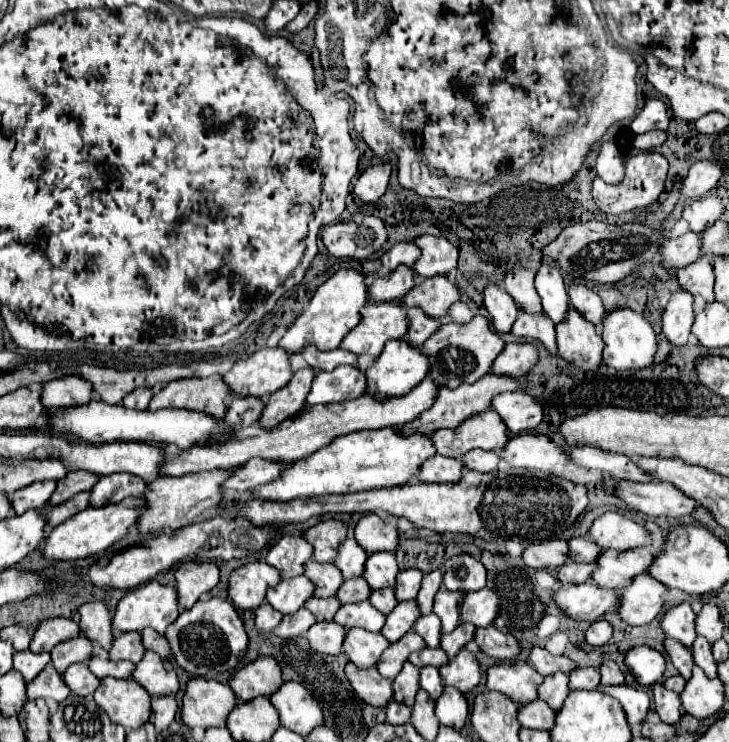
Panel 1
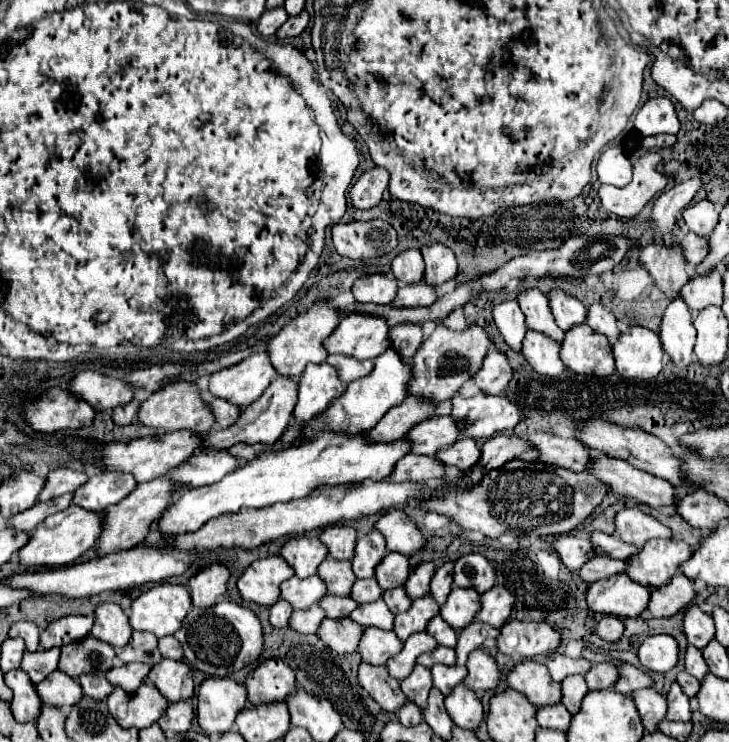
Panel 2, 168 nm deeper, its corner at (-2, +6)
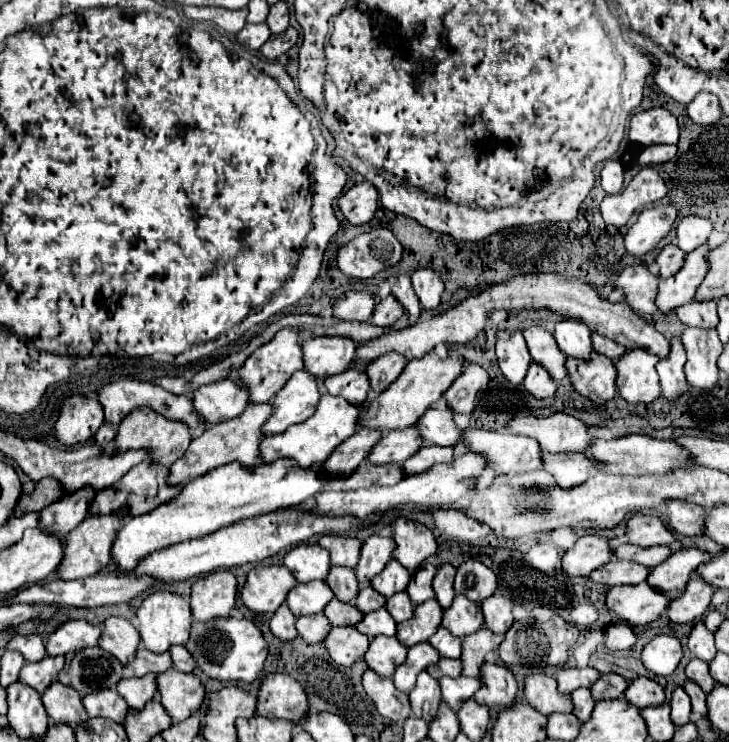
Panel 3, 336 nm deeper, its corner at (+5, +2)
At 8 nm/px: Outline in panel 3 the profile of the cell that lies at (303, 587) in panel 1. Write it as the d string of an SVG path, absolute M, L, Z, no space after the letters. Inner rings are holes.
M311 581L311 583L299 583L291 593L287 595L287 605L293 611L295 617L303 615L315 615L323 613L327 603L333 599L333 591L325 581Z

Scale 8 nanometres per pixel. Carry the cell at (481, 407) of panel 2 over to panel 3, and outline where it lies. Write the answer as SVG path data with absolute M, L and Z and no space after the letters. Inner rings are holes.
M427 409L415 427L423 443L431 445L455 445L463 433L455 425L451 409Z

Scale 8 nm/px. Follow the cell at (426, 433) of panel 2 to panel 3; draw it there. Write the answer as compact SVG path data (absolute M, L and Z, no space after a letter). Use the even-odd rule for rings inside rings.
M407 427L403 431L387 431L381 435L377 445L369 451L367 461L375 465L383 463L403 463L409 459L423 443L415 433L415 427Z

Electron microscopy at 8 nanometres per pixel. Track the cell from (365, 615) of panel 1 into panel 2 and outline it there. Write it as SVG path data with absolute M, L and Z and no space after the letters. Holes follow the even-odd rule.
M382 599L358 605L352 613L348 613L348 617L352 621L356 621L358 625L362 625L362 627L378 625L382 629L392 629L392 623L394 623L394 615L392 615L392 611L386 607L386 603ZM370 621L382 621L382 623L370 623Z

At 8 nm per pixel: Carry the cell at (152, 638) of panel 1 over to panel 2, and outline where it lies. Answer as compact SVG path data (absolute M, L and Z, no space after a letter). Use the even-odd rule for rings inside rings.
M170 635L170 637L162 637L158 639L158 649L164 657L170 657L170 659L182 659L182 647L178 645L178 641Z

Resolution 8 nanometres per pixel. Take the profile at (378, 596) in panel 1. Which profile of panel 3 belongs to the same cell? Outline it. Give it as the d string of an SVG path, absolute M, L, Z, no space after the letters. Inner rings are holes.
M403 591L403 593L395 593L393 597L389 597L385 609L395 617L397 623L411 619L411 617L413 617L413 611L415 611L415 607L413 607L413 603L411 603L411 599L407 597L405 591Z

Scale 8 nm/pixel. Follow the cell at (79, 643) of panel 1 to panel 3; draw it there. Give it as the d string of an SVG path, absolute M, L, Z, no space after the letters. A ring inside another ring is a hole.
M87 647L67 655L67 665L57 679L85 697L101 689L115 689L123 679L123 667L101 647Z

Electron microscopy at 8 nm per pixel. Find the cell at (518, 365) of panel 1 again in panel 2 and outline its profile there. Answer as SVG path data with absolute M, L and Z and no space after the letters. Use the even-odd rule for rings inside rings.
M490 349L490 353L486 355L486 361L482 363L482 369L474 375L474 381L478 389L482 389L484 393L500 395L506 391L508 383L512 381L512 375L514 375L514 369L508 357L498 349Z

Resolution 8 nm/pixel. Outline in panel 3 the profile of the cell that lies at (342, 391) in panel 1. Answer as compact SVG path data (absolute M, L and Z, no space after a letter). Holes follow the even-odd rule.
M297 371L283 385L283 389L271 399L273 413L261 427L263 435L279 435L289 425L301 423L309 419L319 403L319 391L315 377L307 377L307 373Z

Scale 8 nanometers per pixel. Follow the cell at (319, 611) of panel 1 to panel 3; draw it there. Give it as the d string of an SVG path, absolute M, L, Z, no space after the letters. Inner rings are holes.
M333 599L331 605L327 605L325 615L331 621L331 625L357 625L363 619L363 613L355 605L341 603L337 599Z

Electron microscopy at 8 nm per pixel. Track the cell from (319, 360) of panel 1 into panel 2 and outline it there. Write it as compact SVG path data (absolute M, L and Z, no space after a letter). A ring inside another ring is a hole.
M328 355L326 363L334 365L338 369L338 373L342 375L342 381L346 381L346 383L366 377L366 373L370 373L370 369L374 365L374 361L370 361L370 359L358 361L354 357L346 357L346 355Z

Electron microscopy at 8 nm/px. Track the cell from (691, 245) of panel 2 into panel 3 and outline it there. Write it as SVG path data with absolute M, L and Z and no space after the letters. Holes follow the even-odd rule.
M665 245L655 259L655 263L659 265L659 277L663 279L671 277L675 271L681 269L683 259L685 259L685 253L681 249L677 249L675 245Z

